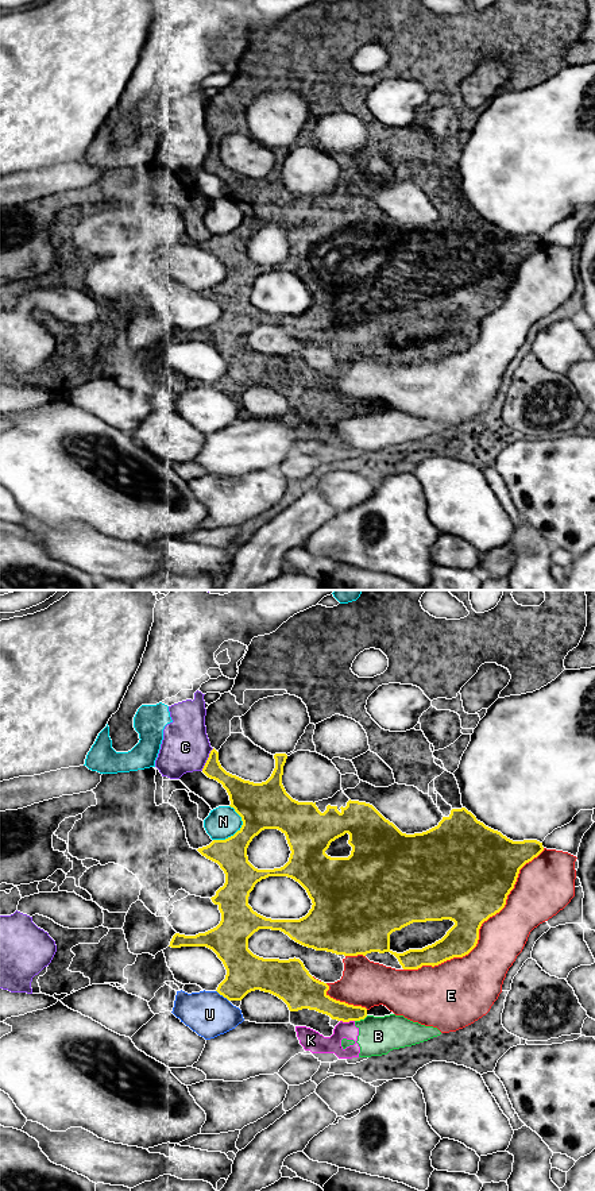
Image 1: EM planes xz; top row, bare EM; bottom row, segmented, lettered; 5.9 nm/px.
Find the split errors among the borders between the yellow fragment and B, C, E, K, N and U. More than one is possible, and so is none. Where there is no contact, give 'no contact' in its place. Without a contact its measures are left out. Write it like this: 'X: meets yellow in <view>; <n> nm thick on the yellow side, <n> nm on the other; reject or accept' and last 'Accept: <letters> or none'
B: meets yellow in xz; 110 nm thick on the yellow side, 220 nm on the other; reject
C: meets yellow in xz; 140 nm thick on the yellow side, 280 nm on the other; reject
E: meets yellow in xz; 440 nm thick on the yellow side, 280 nm on the other; reject
K: meets yellow in xz; 160 nm thick on the yellow side, 120 nm on the other; reject
N: meets yellow in xz; 280 nm thick on the yellow side, 190 nm on the other; reject
U: meets yellow in xz; 240 nm thick on the yellow side, 280 nm on the other; reject
Accept: none

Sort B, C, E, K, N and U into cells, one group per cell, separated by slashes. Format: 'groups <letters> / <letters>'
groups B C E K N / U

